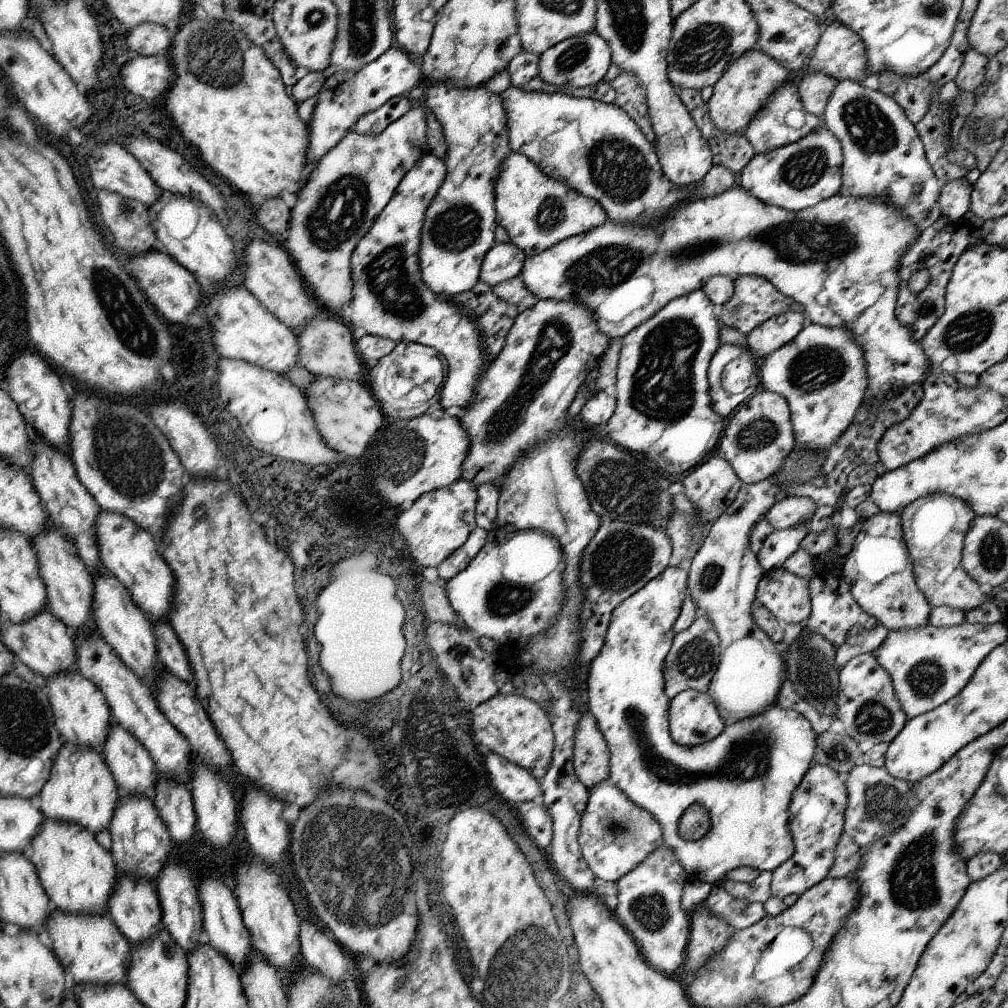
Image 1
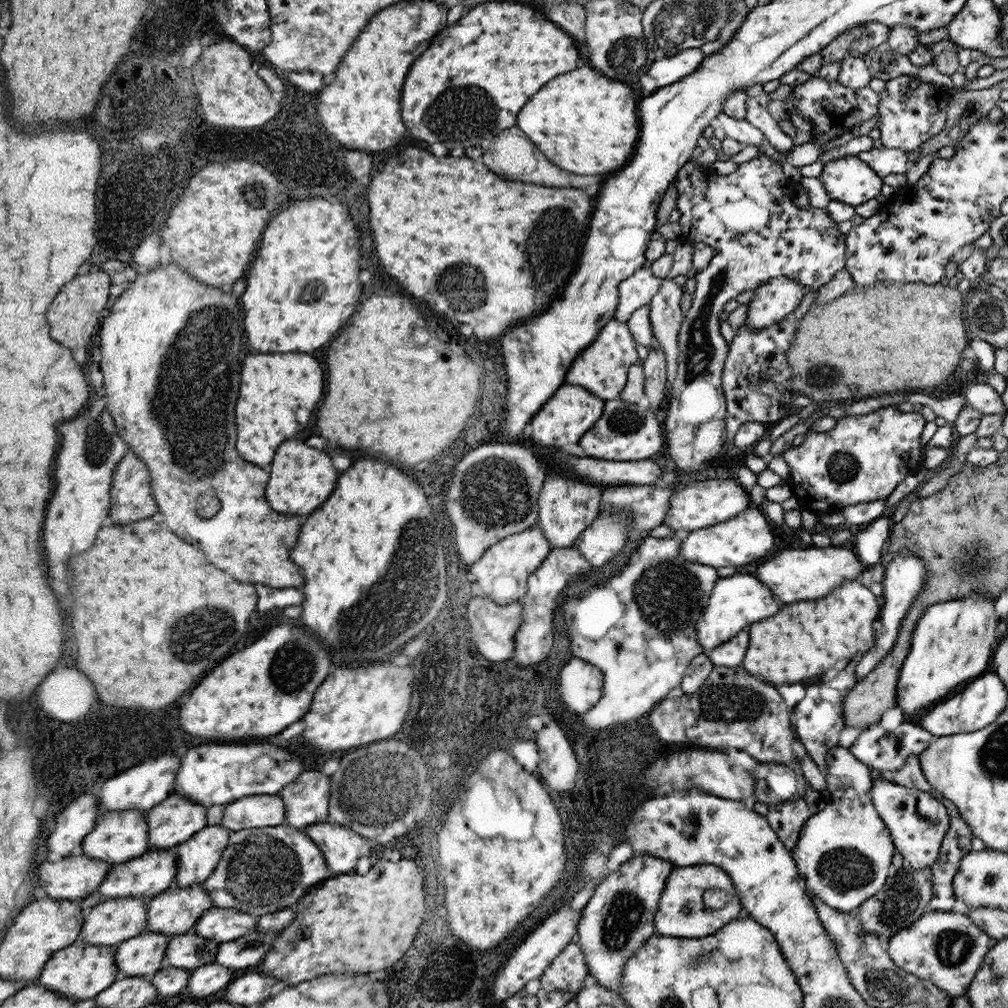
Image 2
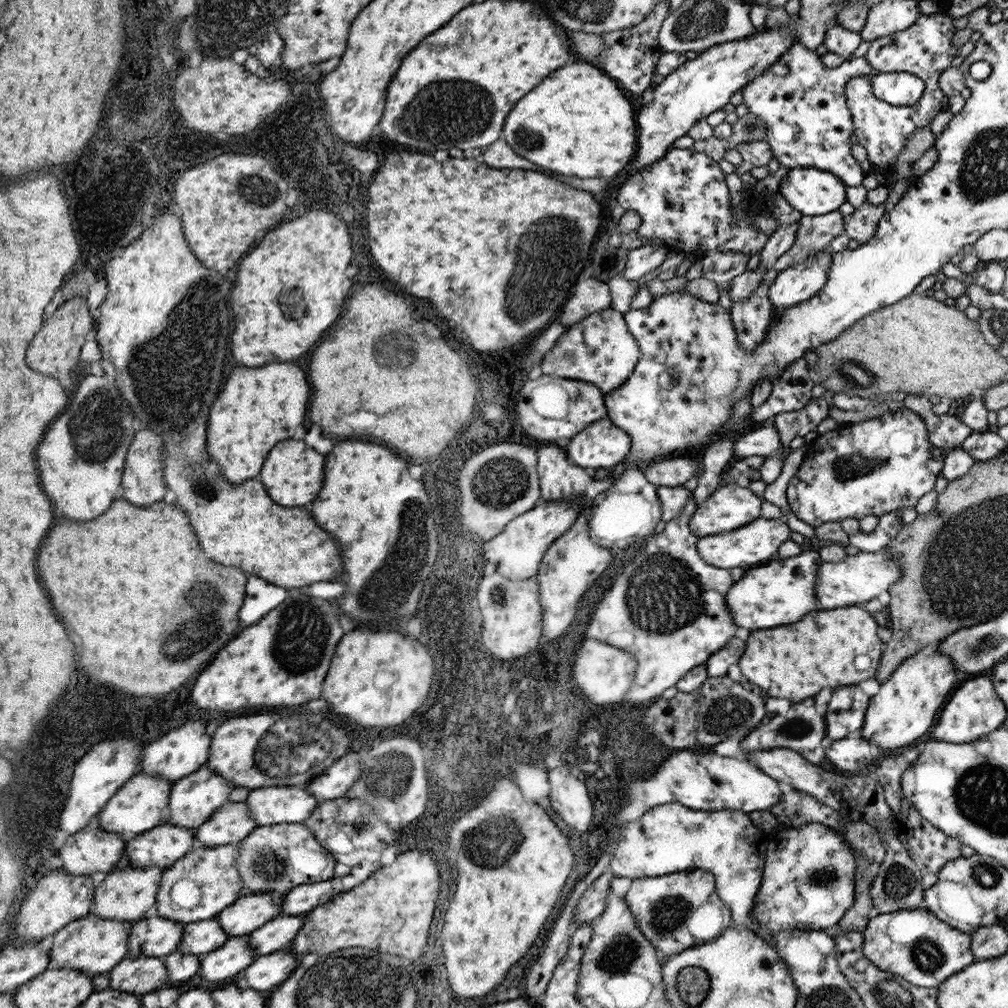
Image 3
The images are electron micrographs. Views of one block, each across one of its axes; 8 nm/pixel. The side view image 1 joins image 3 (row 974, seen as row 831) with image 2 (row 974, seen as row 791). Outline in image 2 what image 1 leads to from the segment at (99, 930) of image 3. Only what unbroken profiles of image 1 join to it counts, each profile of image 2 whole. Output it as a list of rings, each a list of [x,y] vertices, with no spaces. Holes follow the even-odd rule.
[[[77,944],[63,948],[51,956],[51,960],[45,964],[43,974],[39,978],[39,986],[55,992],[61,998],[67,998],[69,1002],[77,1004],[81,1000],[89,1000],[105,992],[105,988],[113,986],[119,978],[119,968],[115,964],[115,952],[111,948],[103,946],[89,946],[89,944]]]

